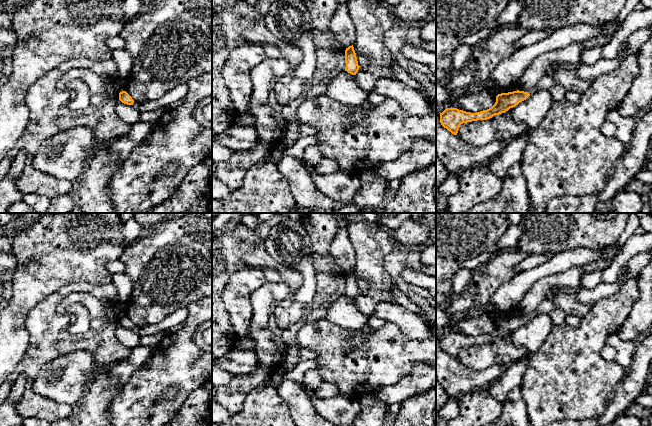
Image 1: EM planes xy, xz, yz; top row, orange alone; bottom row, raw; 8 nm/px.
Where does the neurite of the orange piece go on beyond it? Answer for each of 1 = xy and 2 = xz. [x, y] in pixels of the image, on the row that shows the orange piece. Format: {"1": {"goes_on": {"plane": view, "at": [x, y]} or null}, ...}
{"1": {"goes_on": null}, "2": {"goes_on": null}}

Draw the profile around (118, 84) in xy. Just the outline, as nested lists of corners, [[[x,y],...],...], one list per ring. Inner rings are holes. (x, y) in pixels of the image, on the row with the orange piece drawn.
[[[117,77],[115,80],[112,81],[114,90],[117,93],[124,91],[126,81],[127,81],[127,78],[126,79],[120,79]]]

